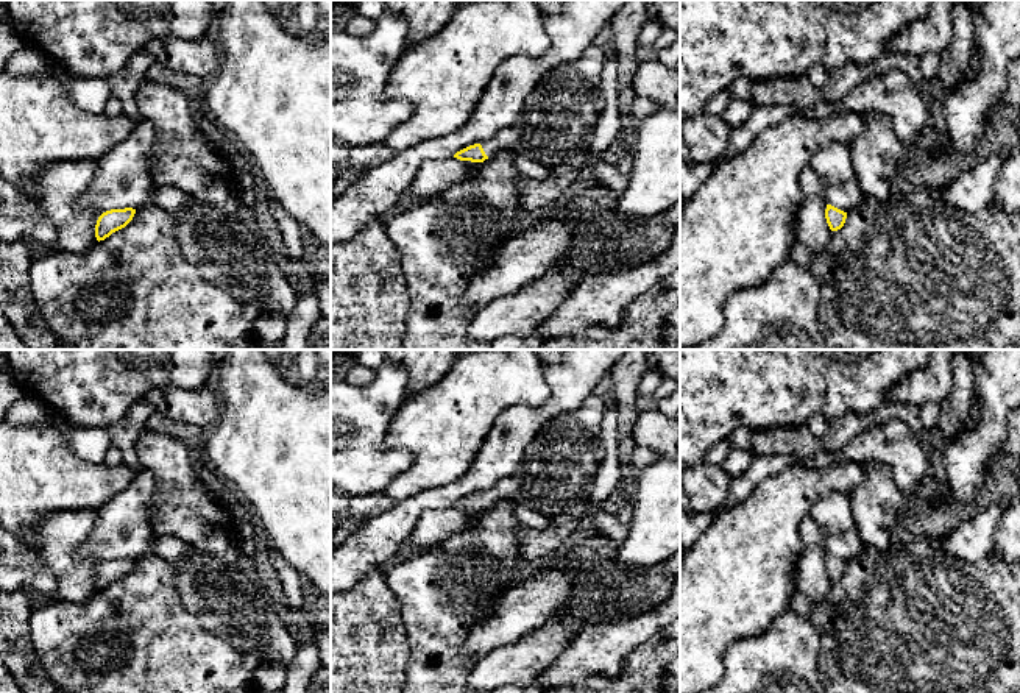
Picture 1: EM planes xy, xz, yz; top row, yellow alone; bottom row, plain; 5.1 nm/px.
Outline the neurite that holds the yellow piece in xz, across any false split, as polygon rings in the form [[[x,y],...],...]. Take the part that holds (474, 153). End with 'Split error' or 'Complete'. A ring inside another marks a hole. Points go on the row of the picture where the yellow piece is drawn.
[[[596,44],[583,50],[572,62],[549,70],[526,98],[516,123],[501,130],[494,137],[469,145],[454,155],[460,161],[483,162],[496,151],[508,150],[522,158],[552,167],[566,162],[579,153],[591,153],[591,139],[600,112],[604,94],[600,75],[607,53]]]. Split error

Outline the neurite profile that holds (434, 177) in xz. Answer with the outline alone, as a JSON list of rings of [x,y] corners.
[[[454,156],[438,161],[427,161],[420,167],[418,175],[407,190],[407,195],[429,200],[430,197],[465,181],[465,178],[476,170],[479,164],[480,162],[460,161]]]

